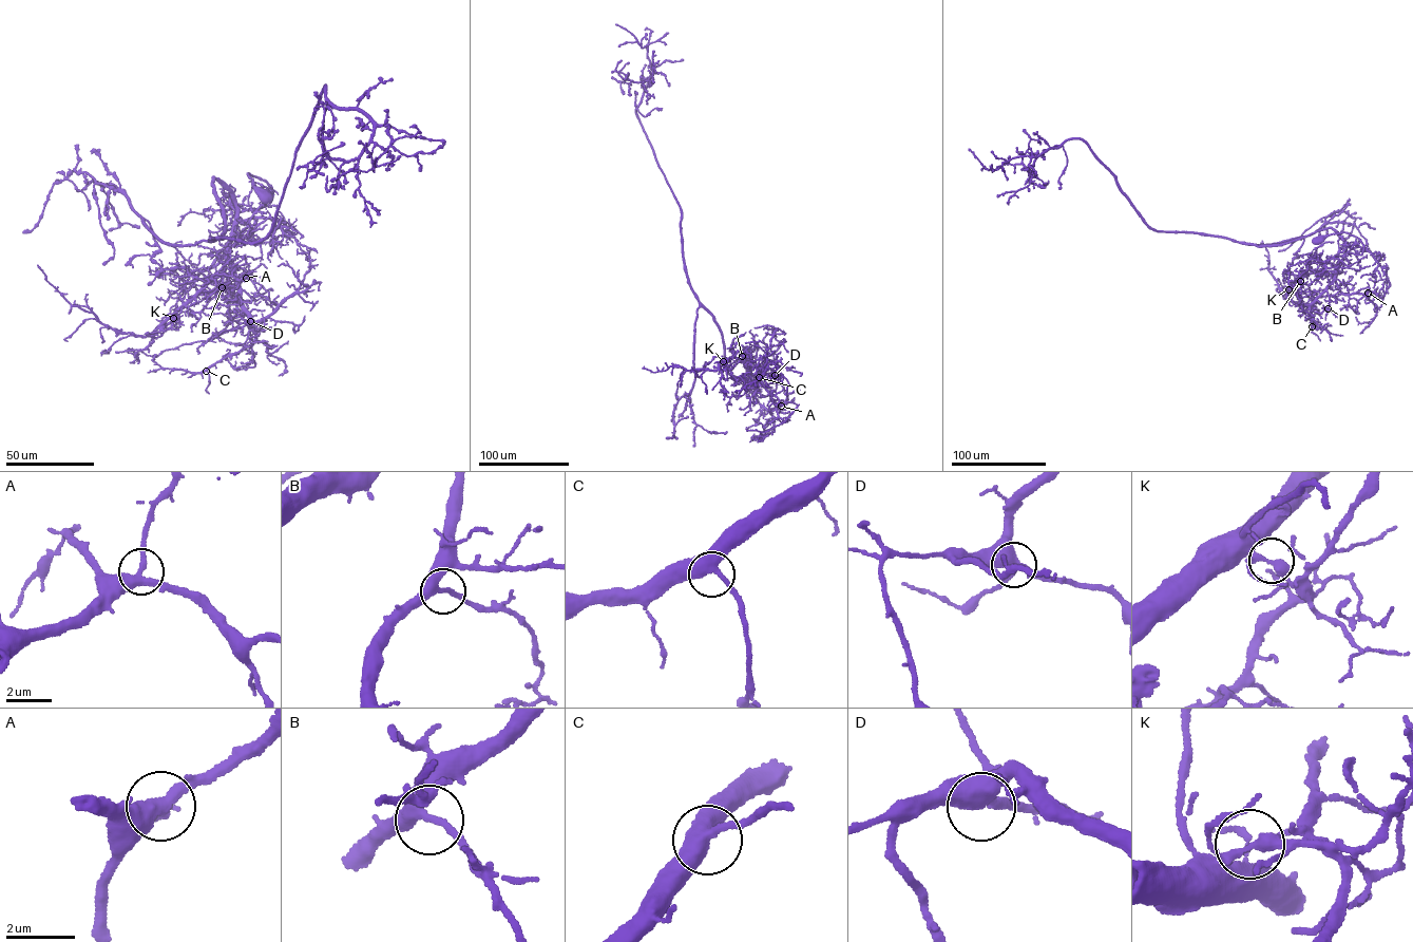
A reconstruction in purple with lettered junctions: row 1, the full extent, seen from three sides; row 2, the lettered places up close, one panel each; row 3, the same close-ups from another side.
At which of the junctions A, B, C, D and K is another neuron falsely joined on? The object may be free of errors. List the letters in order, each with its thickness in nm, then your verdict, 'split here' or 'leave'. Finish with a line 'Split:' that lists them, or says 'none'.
A: 360 nm thick; leave
B: 320 nm thick; leave
C: 400 nm thick; leave
D: 400 nm thick; leave
K: 280 nm thick; split here
Split: K

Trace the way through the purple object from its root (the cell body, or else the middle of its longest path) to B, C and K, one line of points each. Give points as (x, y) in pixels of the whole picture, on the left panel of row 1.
B: (265, 199), (261, 199), (247, 173), (266, 182), (272, 190), (271, 200), (263, 207), (237, 211), (222, 287)
C: (265, 199), (247, 173), (266, 182), (271, 199), (237, 211), (229, 257), (254, 341), (206, 371)
K: (265, 199), (247, 173), (266, 182), (271, 200), (237, 211), (221, 271), (173, 318)

